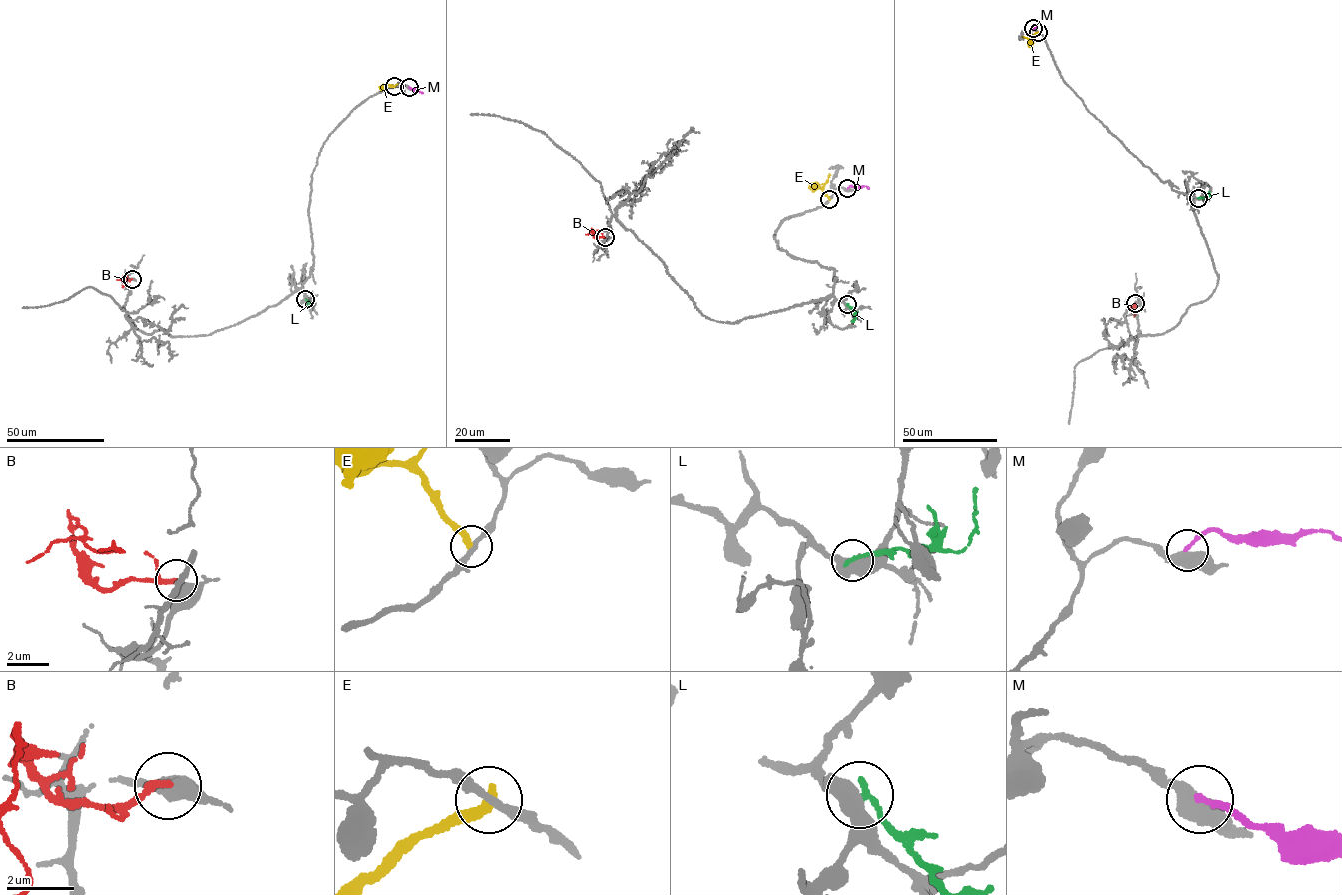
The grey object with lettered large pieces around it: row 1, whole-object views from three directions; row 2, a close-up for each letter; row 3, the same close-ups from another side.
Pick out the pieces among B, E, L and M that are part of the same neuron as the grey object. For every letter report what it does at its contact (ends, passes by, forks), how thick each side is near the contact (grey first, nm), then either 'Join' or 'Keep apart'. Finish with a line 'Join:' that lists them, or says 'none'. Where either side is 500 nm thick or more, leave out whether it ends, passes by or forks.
B: It ends there. Thickness 400 nm (grey) against 220 nm. Keep apart
E: It ends there. Thickness 240 nm (grey) against 360 nm. Keep apart
L: Thickness 500 nm (grey) against 190 nm. Keep apart
M: Thickness 550 nm (grey) against 190 nm. Join
Join: M

